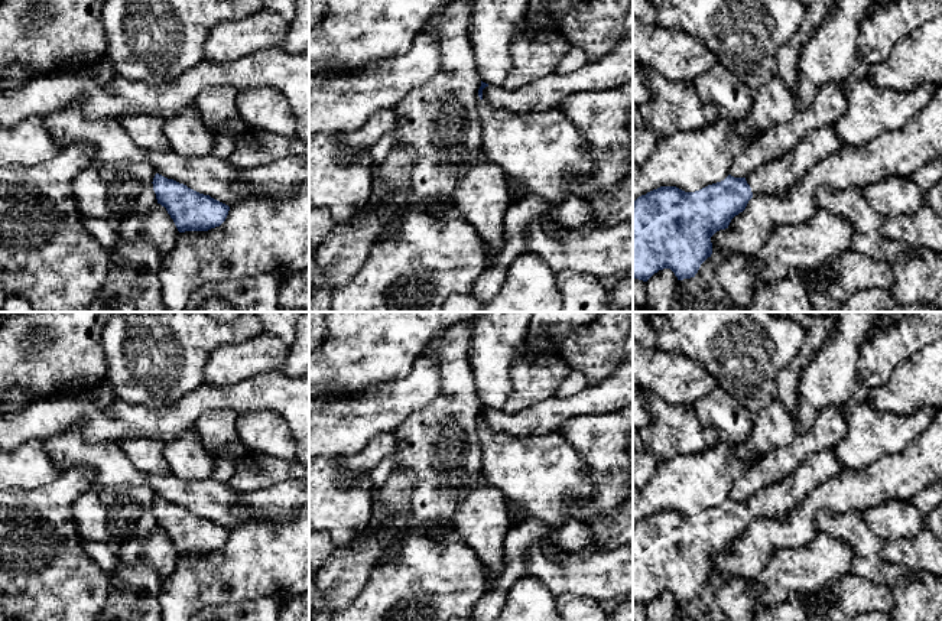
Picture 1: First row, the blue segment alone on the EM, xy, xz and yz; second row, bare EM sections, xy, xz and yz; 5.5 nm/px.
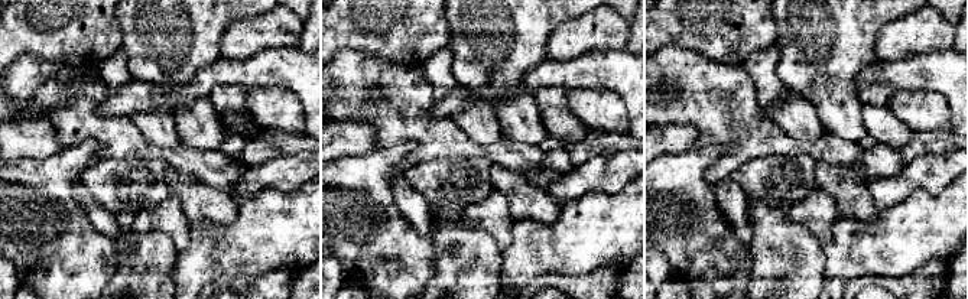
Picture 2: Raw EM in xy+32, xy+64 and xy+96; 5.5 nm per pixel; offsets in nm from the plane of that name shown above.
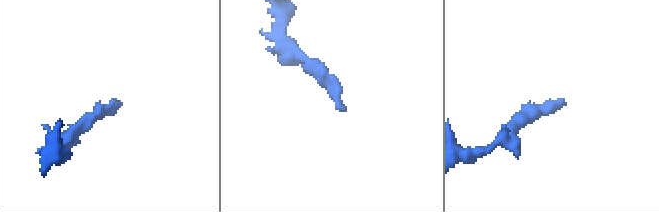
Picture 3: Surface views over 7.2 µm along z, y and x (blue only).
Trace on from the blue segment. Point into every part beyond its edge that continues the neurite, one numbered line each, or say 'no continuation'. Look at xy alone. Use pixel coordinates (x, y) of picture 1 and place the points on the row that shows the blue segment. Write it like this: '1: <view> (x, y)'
no continuation

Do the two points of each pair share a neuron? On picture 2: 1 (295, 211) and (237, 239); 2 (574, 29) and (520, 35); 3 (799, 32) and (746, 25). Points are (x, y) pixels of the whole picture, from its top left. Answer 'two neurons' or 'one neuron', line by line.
1: one neuron
2: two neurons
3: two neurons

